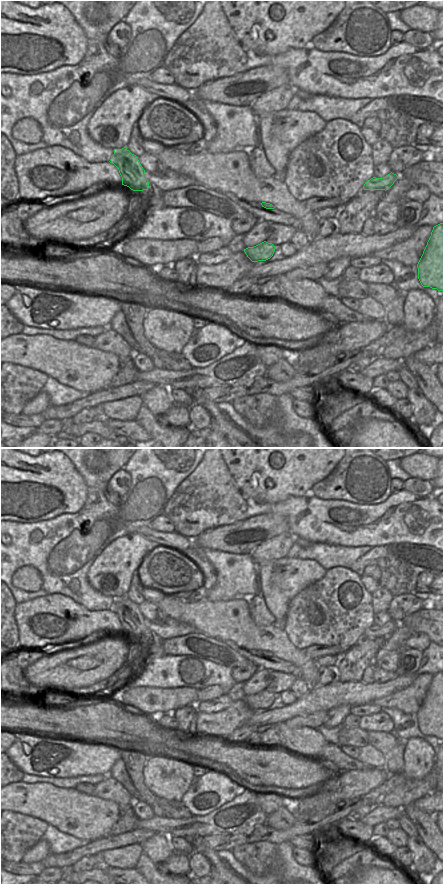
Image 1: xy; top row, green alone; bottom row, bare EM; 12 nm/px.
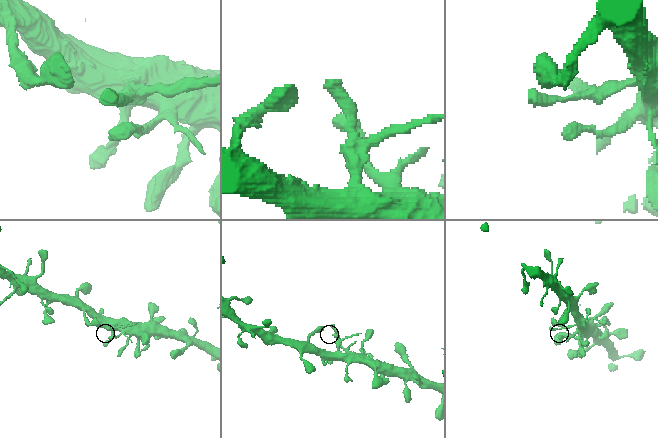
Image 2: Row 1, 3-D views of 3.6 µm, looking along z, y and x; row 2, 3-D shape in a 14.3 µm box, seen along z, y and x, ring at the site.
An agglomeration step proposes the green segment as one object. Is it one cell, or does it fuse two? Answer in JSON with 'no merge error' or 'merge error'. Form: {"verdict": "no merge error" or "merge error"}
{"verdict": "no merge error"}

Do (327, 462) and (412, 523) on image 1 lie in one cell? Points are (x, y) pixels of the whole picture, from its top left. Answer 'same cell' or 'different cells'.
different cells

